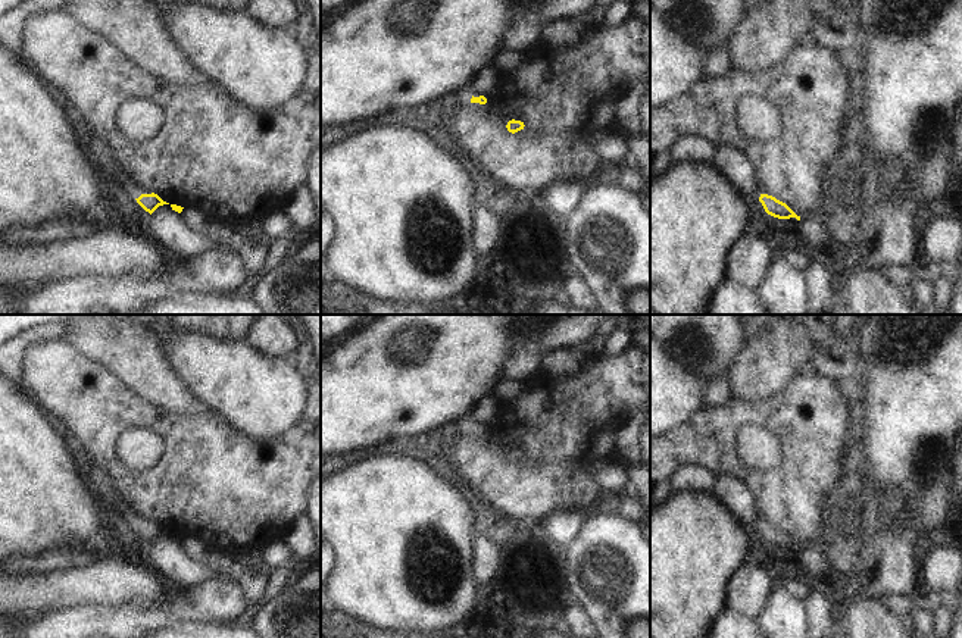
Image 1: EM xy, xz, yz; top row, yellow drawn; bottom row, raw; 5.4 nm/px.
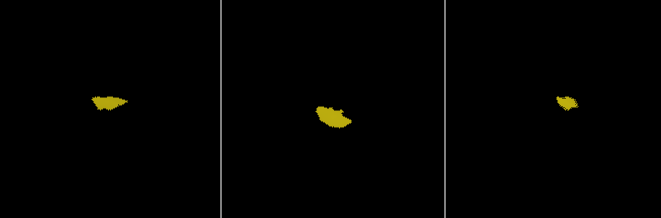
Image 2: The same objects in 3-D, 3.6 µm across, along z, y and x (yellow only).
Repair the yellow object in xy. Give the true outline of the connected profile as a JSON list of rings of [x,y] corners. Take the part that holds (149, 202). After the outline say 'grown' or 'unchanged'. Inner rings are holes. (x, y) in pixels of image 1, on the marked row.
[[[90,132],[93,137],[90,150],[93,154],[99,159],[99,169],[104,173],[107,178],[115,178],[119,181],[119,184],[124,187],[124,190],[128,193],[129,197],[135,198],[137,203],[150,215],[163,204],[169,204],[163,201],[157,194],[143,194],[124,173],[124,171],[119,168],[118,162],[112,156],[110,148],[104,144],[103,140],[96,137],[93,132]]] | grown

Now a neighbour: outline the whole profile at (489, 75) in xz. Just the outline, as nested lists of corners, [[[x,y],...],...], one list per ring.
[[[490,62],[471,81],[469,88],[474,97],[480,97],[490,91],[500,79],[502,72]]]

